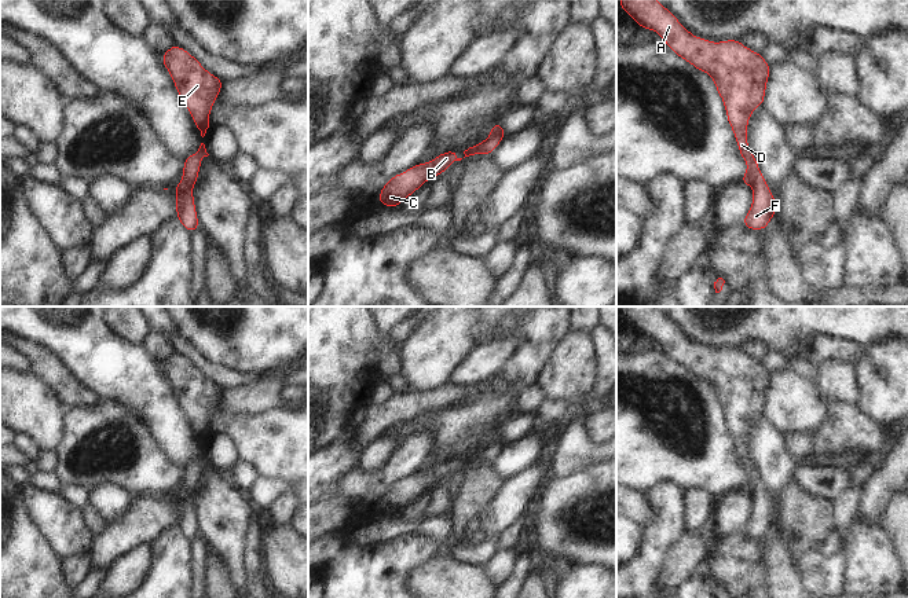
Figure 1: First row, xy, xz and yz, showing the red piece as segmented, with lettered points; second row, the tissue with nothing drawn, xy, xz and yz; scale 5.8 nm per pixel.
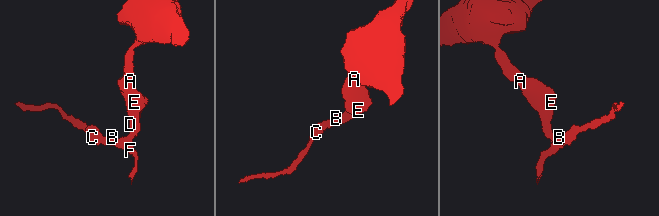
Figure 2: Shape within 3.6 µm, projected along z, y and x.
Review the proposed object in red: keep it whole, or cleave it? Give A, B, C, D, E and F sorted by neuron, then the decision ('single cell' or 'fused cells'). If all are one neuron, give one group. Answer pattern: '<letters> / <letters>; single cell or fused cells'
A B C D E F; single cell

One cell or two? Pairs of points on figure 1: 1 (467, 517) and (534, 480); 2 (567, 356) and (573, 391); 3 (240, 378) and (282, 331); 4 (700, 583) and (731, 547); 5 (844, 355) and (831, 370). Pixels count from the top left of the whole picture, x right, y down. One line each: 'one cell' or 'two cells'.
1: two cells
2: one cell
3: two cells
4: two cells
5: two cells

